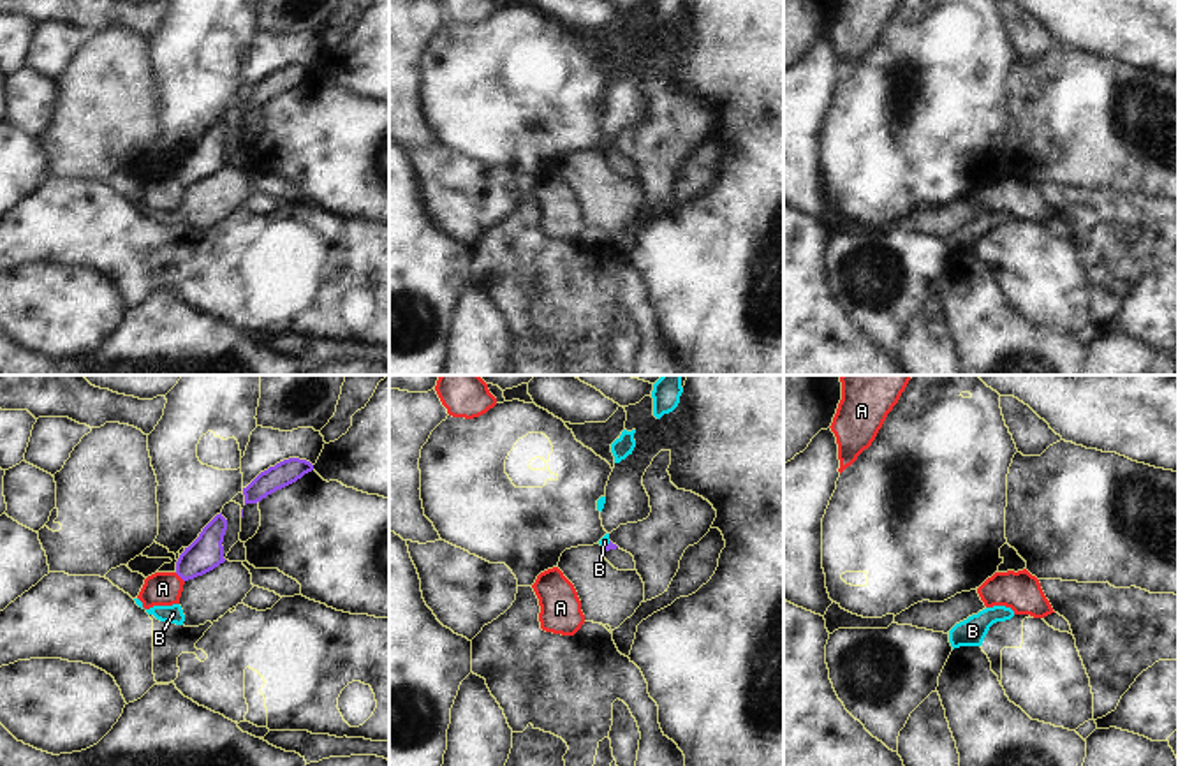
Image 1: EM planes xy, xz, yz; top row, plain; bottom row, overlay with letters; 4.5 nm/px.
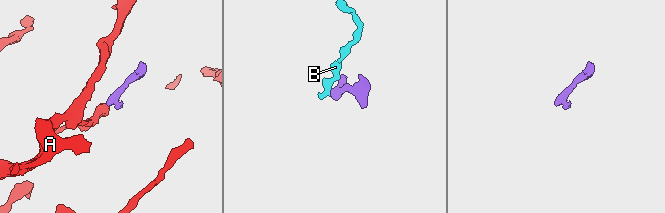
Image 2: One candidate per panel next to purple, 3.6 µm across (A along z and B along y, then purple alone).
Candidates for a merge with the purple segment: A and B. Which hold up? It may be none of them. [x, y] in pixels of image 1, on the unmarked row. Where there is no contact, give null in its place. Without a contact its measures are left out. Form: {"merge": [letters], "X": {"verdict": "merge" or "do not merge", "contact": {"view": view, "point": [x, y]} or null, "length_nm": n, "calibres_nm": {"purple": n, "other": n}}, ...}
{"merge": [], "A": {"verdict": "do not merge", "contact": {"view": "xy", "point": [180, 182]}, "length_nm": 60, "calibres_nm": {"purple": 160, "other": 160}}, "B": {"verdict": "do not merge", "contact": {"view": "xz", "point": [608, 150]}, "length_nm": 50, "calibres_nm": {"purple": 30, "other": 50}}}

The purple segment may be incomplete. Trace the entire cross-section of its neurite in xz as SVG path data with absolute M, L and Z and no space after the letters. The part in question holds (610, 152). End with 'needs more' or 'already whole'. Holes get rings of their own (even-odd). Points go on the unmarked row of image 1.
M609 146L606 155L606 166L618 176L636 176L634 162L623 155L620 155L616 150Z; needs more

